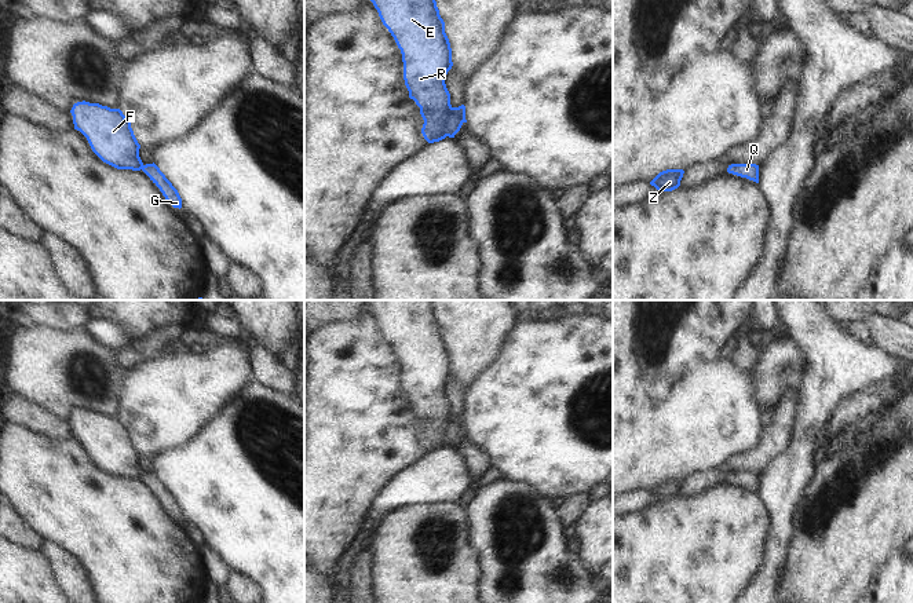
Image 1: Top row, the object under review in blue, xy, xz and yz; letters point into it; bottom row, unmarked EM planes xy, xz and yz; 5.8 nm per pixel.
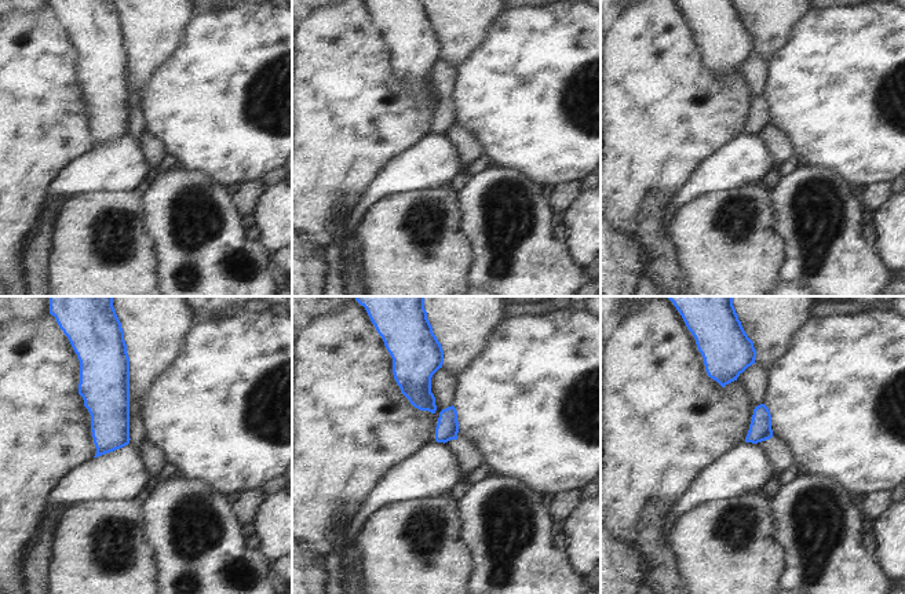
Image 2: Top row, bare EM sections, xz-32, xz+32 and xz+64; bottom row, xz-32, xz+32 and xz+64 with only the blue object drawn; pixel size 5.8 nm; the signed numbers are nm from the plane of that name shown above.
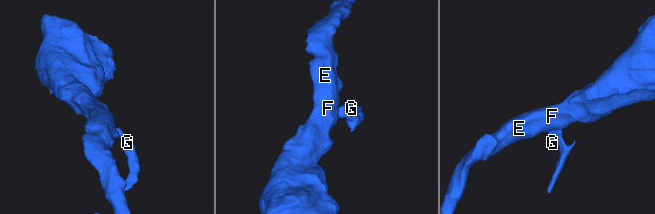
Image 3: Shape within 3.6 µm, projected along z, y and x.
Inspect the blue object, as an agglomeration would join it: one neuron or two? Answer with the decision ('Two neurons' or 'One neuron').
Two neurons

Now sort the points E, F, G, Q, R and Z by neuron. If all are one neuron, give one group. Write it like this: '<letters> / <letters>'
E F R Z / G Q

